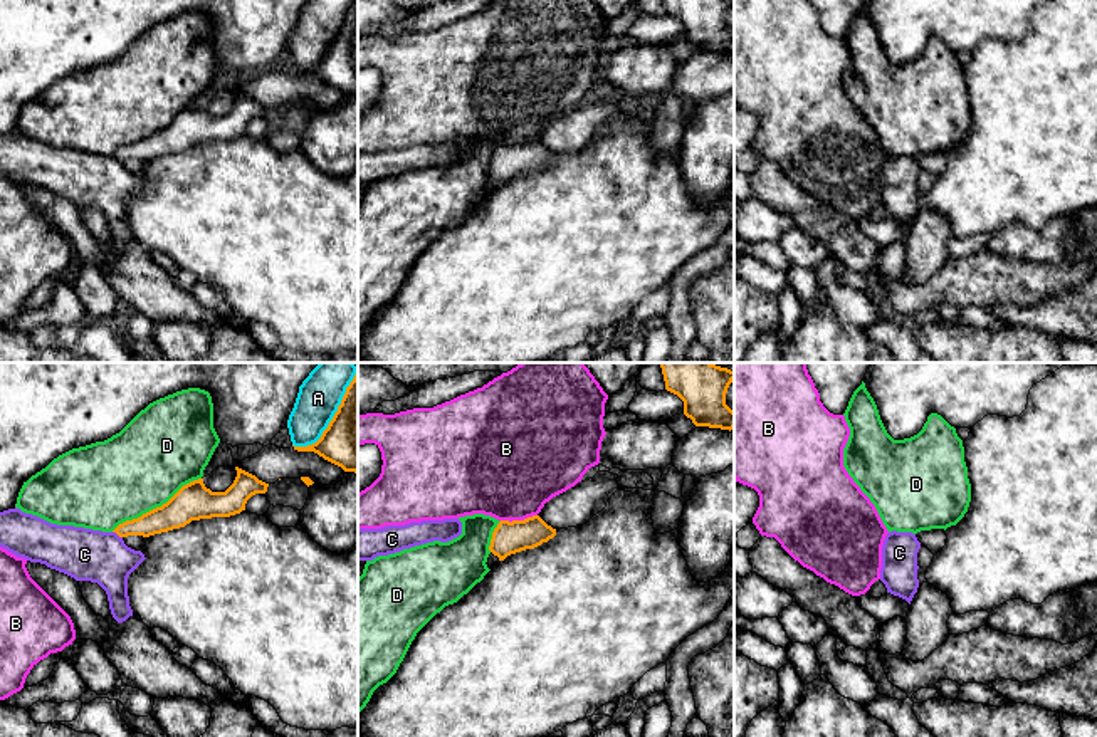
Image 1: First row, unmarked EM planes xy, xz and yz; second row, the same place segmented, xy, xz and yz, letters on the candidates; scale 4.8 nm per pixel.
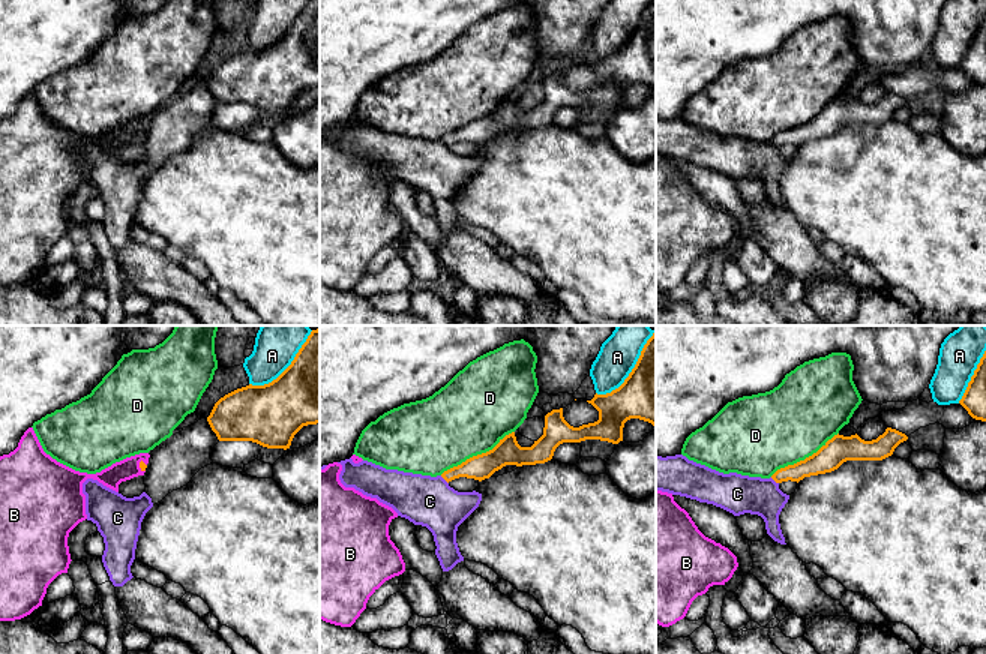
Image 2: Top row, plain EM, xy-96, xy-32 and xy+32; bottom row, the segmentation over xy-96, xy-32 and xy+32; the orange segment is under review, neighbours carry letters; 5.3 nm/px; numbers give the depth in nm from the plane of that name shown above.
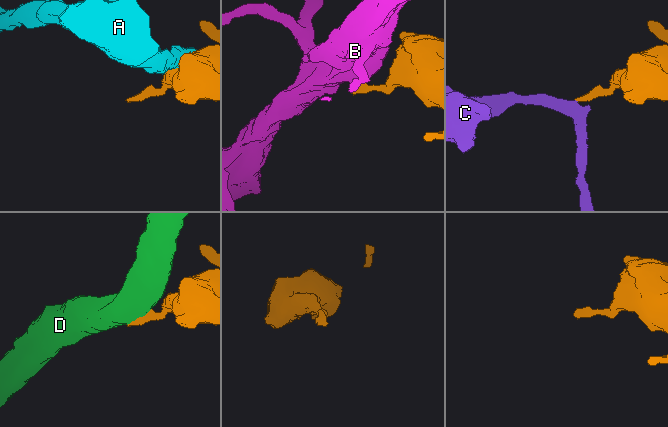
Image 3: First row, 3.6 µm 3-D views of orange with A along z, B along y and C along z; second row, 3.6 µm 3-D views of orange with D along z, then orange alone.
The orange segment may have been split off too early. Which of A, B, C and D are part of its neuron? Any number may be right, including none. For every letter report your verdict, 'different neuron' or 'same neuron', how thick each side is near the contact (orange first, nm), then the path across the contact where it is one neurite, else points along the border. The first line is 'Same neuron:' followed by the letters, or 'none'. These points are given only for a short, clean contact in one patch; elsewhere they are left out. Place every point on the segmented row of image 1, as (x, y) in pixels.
Same neuron: none
A: different neuron; calibres 300 and 200 nm
B: different neuron; calibres 160 and 460 nm; border xz (536, 514), (526, 519), (501, 521)
C: different neuron; calibres 130 and 260 nm; border xy (113, 531), (121, 538)
D: different neuron; calibres 180 and 400 nm

